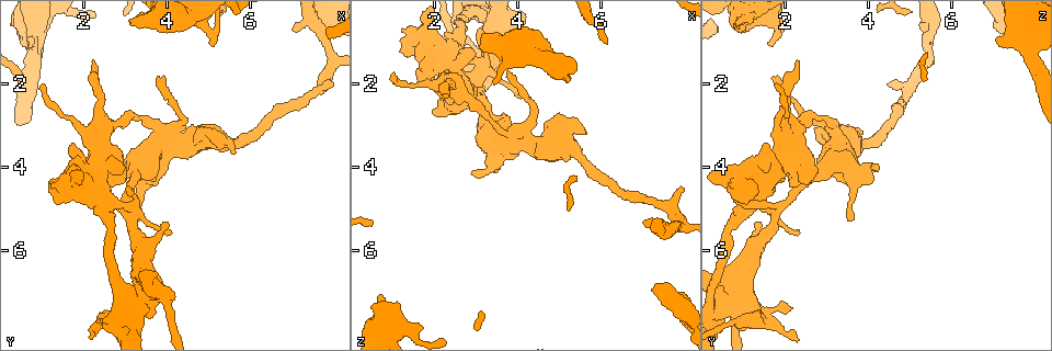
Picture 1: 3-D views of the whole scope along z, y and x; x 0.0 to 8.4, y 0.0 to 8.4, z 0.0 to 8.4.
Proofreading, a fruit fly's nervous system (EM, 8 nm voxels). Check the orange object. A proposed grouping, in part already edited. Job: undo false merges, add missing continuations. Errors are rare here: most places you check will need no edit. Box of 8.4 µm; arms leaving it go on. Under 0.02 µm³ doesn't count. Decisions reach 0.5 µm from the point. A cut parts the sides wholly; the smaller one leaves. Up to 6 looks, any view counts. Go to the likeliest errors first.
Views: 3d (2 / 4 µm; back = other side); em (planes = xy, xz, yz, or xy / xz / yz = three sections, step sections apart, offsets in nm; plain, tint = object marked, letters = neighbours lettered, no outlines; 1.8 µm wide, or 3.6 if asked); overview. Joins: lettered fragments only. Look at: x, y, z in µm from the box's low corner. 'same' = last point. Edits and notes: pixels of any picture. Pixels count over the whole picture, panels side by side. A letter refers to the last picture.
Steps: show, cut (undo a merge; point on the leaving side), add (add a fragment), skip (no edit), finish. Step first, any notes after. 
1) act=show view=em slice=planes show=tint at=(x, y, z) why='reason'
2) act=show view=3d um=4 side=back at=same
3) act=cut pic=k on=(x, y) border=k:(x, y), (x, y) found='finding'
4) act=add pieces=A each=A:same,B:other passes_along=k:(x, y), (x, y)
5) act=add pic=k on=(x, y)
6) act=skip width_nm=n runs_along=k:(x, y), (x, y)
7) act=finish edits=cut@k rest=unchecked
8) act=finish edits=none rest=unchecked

act=show view=em um=3.6 slice=planes show=tint at=(3.65, 6.95, 0.70) why='four or more arms meet'

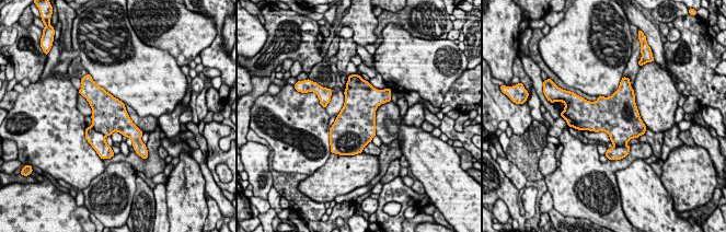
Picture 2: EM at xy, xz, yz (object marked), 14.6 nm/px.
act=show view=em um=3.6 slice=planes show=letters at=same why='see the neighbours'

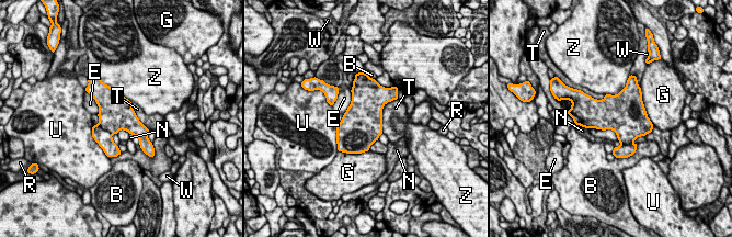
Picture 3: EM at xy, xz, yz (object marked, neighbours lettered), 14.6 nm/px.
act=cut pic=3 on=(104, 139) each=B:other,E:other,G:other,N:other,R:other,T:other,U:other,W:other,Z:other border=3:(98, 124), (112, 134) found='a second neuron is stuck on'

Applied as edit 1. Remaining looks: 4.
act=show view=em slice=planes show=letters at=(5.05, 1.05, 1.55) why='an open end'

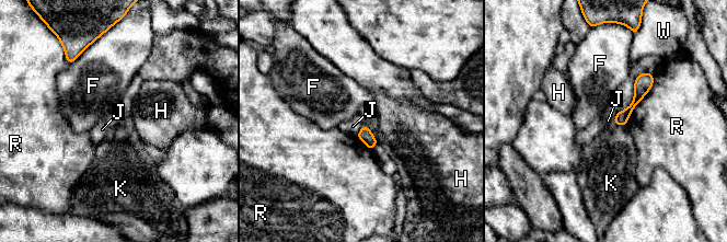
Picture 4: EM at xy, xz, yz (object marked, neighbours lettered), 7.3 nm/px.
act=skip each=F:other,H:other,J:other,K:other,R:other,W:other found='no lettered fragment goes on from it'

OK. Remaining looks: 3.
act=finish edits=cut@3 rest=unchecked

